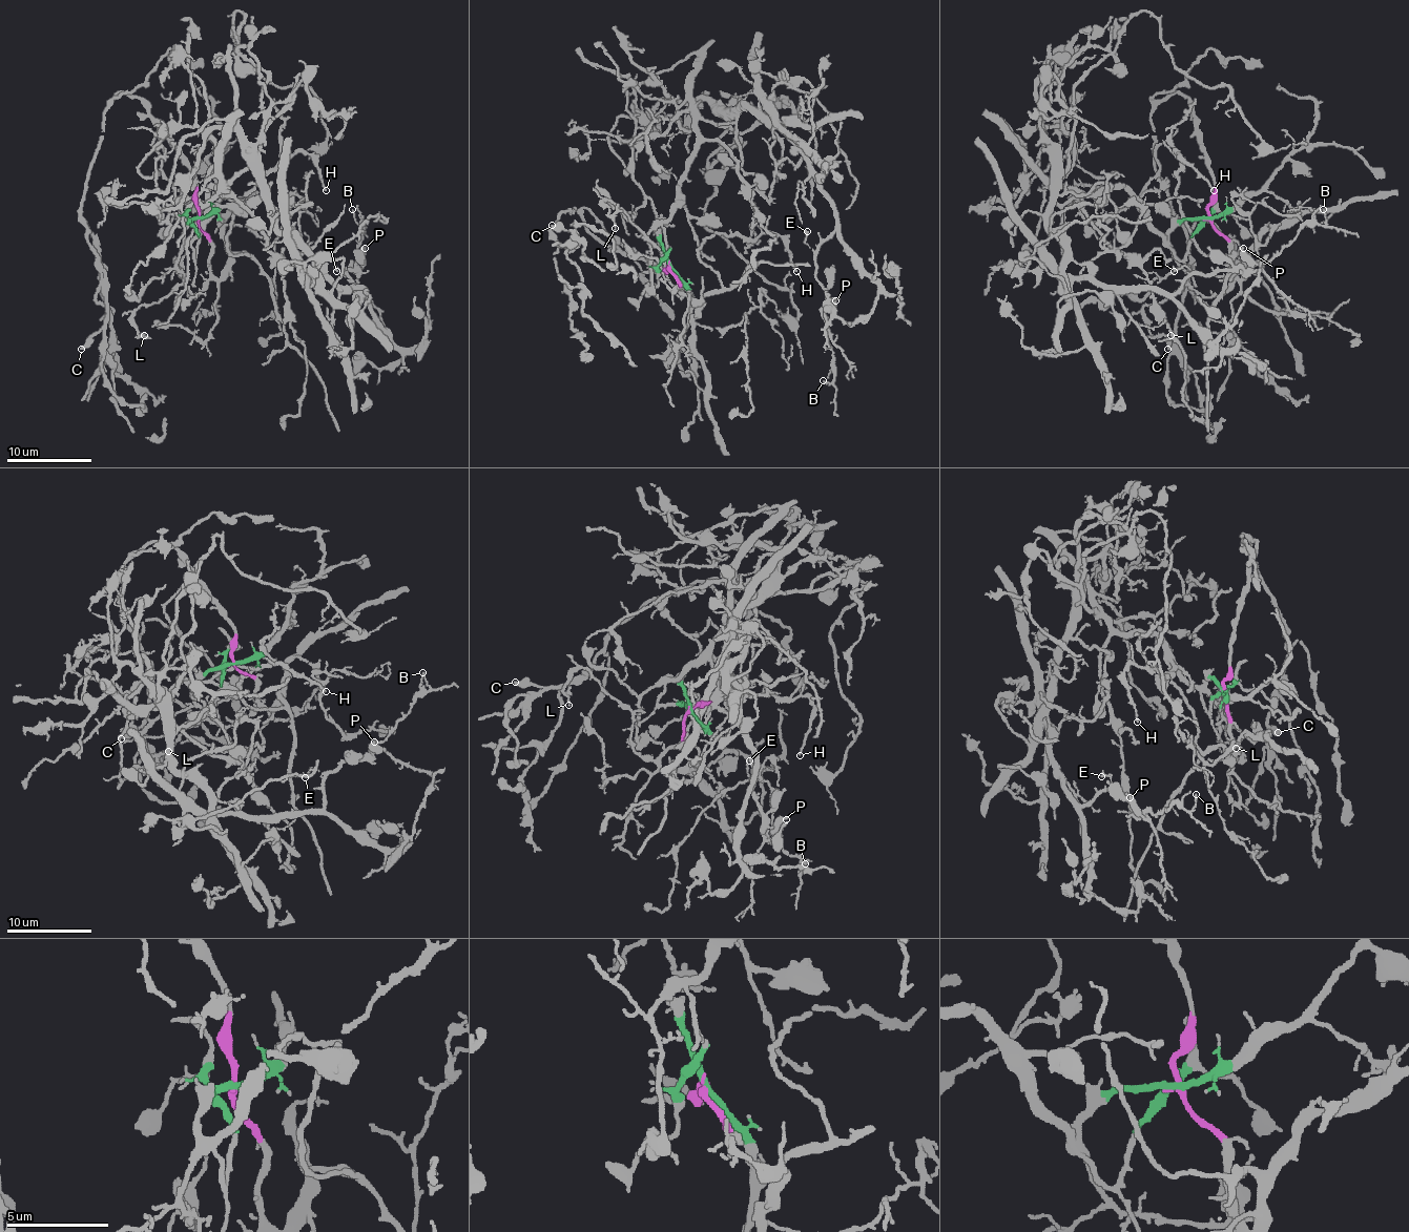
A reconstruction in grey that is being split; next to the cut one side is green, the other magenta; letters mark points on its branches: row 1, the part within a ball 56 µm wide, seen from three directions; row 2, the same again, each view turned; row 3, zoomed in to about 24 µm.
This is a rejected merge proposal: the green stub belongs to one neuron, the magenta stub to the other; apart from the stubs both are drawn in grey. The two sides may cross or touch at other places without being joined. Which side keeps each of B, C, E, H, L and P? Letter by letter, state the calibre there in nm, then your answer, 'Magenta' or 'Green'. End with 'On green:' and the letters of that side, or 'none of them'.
B: Thickness 120 nm. Green
C: Thickness 360 nm. Magenta
E: Thickness 170 nm. Green
H: Thickness 150 nm. Magenta
L: Thickness 130 nm. Magenta
P: Thickness 360 nm. Green
On green: B, E, P

